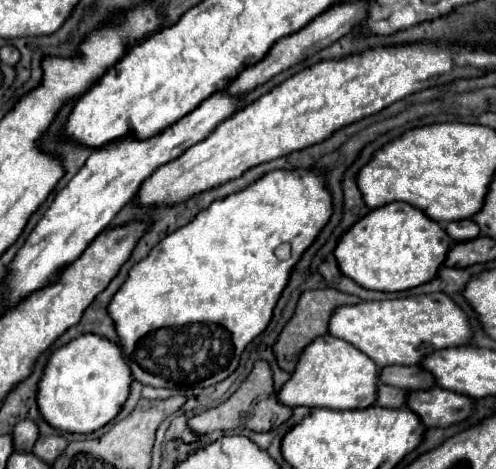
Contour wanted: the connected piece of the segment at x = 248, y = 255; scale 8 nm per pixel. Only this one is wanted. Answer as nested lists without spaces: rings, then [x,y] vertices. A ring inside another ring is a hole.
[[[272,171],[264,177],[260,177],[258,181],[254,181],[250,187],[238,191],[238,193],[232,193],[220,201],[214,201],[208,209],[200,211],[194,221],[190,221],[188,225],[176,229],[174,233],[166,235],[150,253],[148,257],[144,257],[140,263],[136,263],[130,273],[128,273],[128,279],[124,281],[124,285],[116,291],[116,295],[112,297],[110,305],[108,305],[108,315],[110,319],[114,321],[116,325],[116,333],[122,341],[122,355],[124,355],[124,361],[128,363],[130,371],[132,371],[132,377],[136,381],[140,381],[142,385],[150,385],[150,387],[170,387],[170,389],[188,389],[188,387],[208,387],[208,385],[216,385],[220,383],[222,379],[226,379],[236,367],[238,367],[238,359],[240,359],[240,353],[244,351],[244,347],[254,339],[258,337],[266,325],[270,323],[272,319],[272,309],[282,293],[282,289],[286,287],[288,283],[288,275],[290,275],[290,269],[298,263],[300,255],[304,253],[304,249],[316,239],[316,235],[322,231],[322,227],[328,223],[332,215],[332,199],[328,195],[328,189],[324,189],[324,179],[320,179],[320,175],[312,175],[312,171]],[[282,243],[290,243],[292,247],[292,259],[288,261],[280,261],[274,251],[278,245]]]

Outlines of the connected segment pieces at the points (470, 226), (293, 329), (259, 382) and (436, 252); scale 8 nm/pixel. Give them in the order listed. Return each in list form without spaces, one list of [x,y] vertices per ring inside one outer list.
[[[464,219],[464,221],[452,221],[446,225],[446,233],[454,239],[476,239],[476,235],[480,235],[480,229],[476,227],[476,223],[472,223],[472,219]]]
[[[314,289],[314,291],[304,291],[298,299],[298,305],[296,305],[296,311],[292,315],[292,319],[286,323],[286,327],[282,329],[282,333],[278,335],[276,343],[274,343],[274,357],[276,357],[276,363],[282,371],[286,373],[292,373],[294,367],[296,367],[296,361],[298,361],[298,355],[302,353],[302,349],[312,341],[316,339],[318,335],[324,335],[328,333],[328,319],[332,315],[332,311],[340,305],[354,305],[358,303],[360,299],[354,297],[354,295],[348,295],[348,293],[342,293],[338,289]]]
[[[256,361],[250,375],[240,383],[240,387],[232,393],[232,397],[224,403],[220,403],[214,409],[208,409],[192,419],[188,419],[188,427],[202,435],[202,433],[210,433],[210,431],[230,431],[236,427],[248,427],[252,431],[270,431],[276,429],[280,423],[284,423],[290,415],[274,415],[274,411],[278,413],[278,403],[276,403],[276,395],[274,395],[274,383],[272,383],[272,371],[270,365],[266,361]]]
[[[388,203],[372,209],[366,217],[356,221],[338,241],[334,257],[340,271],[358,285],[374,291],[406,291],[430,281],[452,247],[440,223],[428,219],[420,209],[408,203]]]

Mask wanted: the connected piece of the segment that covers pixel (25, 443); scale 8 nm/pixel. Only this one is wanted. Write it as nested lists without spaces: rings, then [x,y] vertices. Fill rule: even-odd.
[[[20,421],[14,431],[12,431],[12,441],[14,441],[14,451],[18,453],[30,453],[34,443],[38,439],[38,427],[32,421]]]

